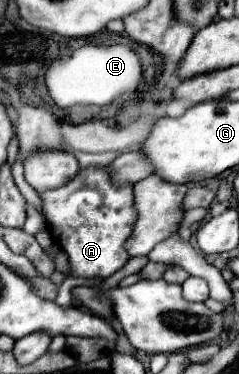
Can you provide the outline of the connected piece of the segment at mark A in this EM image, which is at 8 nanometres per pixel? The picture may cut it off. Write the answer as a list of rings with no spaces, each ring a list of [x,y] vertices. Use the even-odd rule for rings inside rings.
[[[105,167],[79,169],[77,175],[65,183],[65,187],[49,189],[39,197],[51,237],[69,257],[71,277],[107,279],[129,261],[123,243],[129,239],[137,221],[137,211],[133,207],[133,187],[117,187],[109,179],[109,171],[105,171]]]

